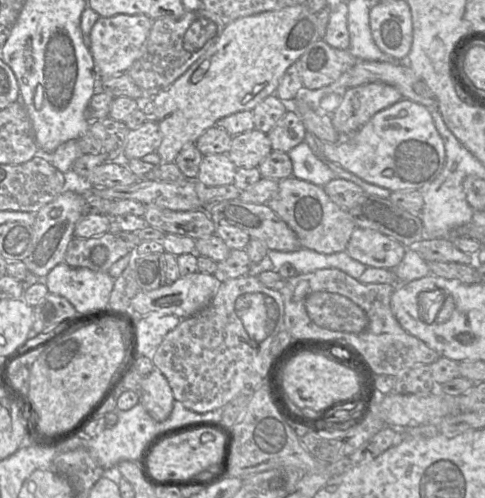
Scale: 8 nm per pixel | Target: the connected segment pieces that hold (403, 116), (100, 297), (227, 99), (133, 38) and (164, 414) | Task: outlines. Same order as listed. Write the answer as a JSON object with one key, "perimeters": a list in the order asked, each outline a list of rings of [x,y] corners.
{"perimeters":[[[[401,99],[376,113],[341,143],[322,143],[323,156],[362,180],[391,192],[421,190],[441,173],[445,163],[444,142],[429,109]]],[[[65,262],[54,267],[45,277],[45,284],[52,294],[66,298],[77,310],[76,316],[88,316],[104,312],[109,304],[114,278],[108,272],[97,272],[89,268],[71,267]]],[[[305,4],[288,6],[238,18],[229,23],[218,40],[169,87],[152,97],[155,120],[162,133],[156,153],[161,163],[173,162],[184,146],[195,143],[207,129],[231,114],[247,111],[274,95],[286,70],[315,42],[323,39],[329,21],[329,10],[312,11]]],[[[117,14],[111,17],[100,17],[93,25],[90,33],[90,51],[94,60],[98,77],[120,75],[141,57],[154,20],[142,14]]],[[[154,369],[145,379],[140,403],[157,422],[166,420],[174,406],[175,398],[164,374]]]]}

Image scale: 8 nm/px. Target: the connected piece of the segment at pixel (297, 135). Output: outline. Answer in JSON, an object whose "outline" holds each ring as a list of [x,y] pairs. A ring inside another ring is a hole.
{"outline":[[[288,111],[267,132],[267,136],[271,142],[272,151],[288,153],[291,149],[304,142],[306,133],[300,117],[294,111]]]}

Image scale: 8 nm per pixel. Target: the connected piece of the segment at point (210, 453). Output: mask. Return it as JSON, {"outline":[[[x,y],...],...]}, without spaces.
{"outline":[[[203,428],[162,441],[149,457],[151,474],[160,481],[186,482],[216,468],[225,447],[223,436],[216,430]]]}

